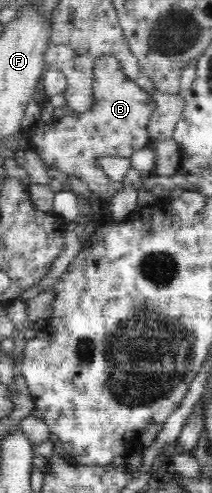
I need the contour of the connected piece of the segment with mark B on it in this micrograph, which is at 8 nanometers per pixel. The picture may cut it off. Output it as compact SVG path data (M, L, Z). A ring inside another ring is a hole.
M109 55L96 58L92 82L92 96L94 96L94 76L98 76L98 102L94 104L92 112L74 112L69 106L64 106L64 116L54 128L34 128L26 131L30 144L34 144L36 153L47 167L54 167L59 171L74 174L82 179L93 195L100 199L103 205L109 202L118 192L122 192L122 184L108 179L106 173L97 165L97 158L101 156L129 157L135 150L143 148L150 142L149 120L155 112L156 100L143 91L134 81L130 81L122 73L117 59ZM34 131L34 136L29 132Z

